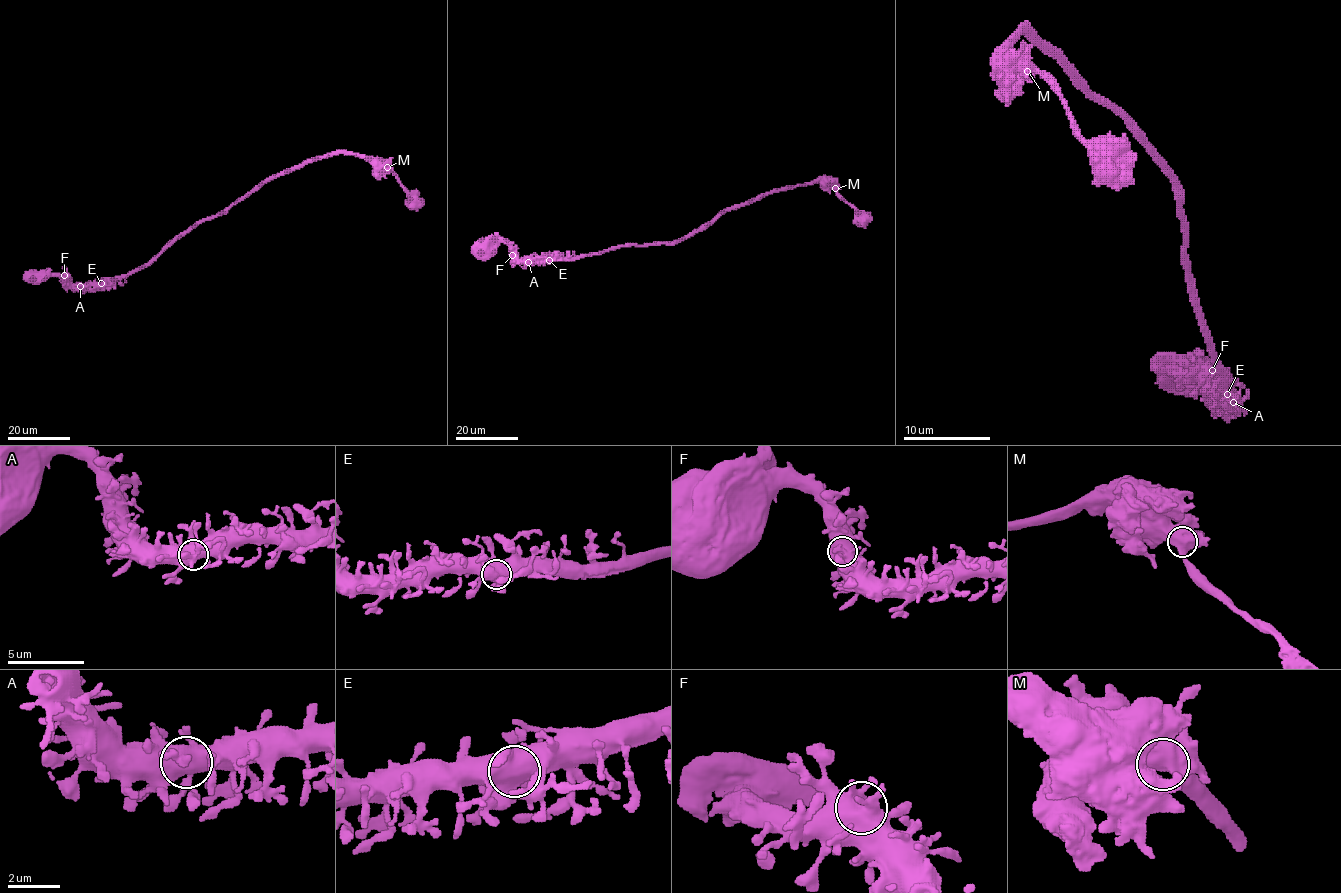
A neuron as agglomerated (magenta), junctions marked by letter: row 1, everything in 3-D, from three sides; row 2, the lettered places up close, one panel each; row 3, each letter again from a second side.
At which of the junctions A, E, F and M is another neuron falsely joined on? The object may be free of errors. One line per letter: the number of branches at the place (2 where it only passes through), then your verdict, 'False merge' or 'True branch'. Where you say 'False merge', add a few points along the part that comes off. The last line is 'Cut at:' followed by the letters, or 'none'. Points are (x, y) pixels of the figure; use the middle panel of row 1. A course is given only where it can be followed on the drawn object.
A: Branches: 8. True branch
E: Branches: 3. True branch
F: Branches: 4. True branch
M: Branches: 3. True branch
Cut at: none

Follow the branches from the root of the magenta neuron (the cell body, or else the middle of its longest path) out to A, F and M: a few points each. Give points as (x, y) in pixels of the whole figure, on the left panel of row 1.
A: (32, 276), (59, 275), (80, 287)
F: (32, 276), (64, 275)
M: (32, 276), (109, 283), (149, 265), (184, 234), (280, 174), (333, 153), (387, 167)

